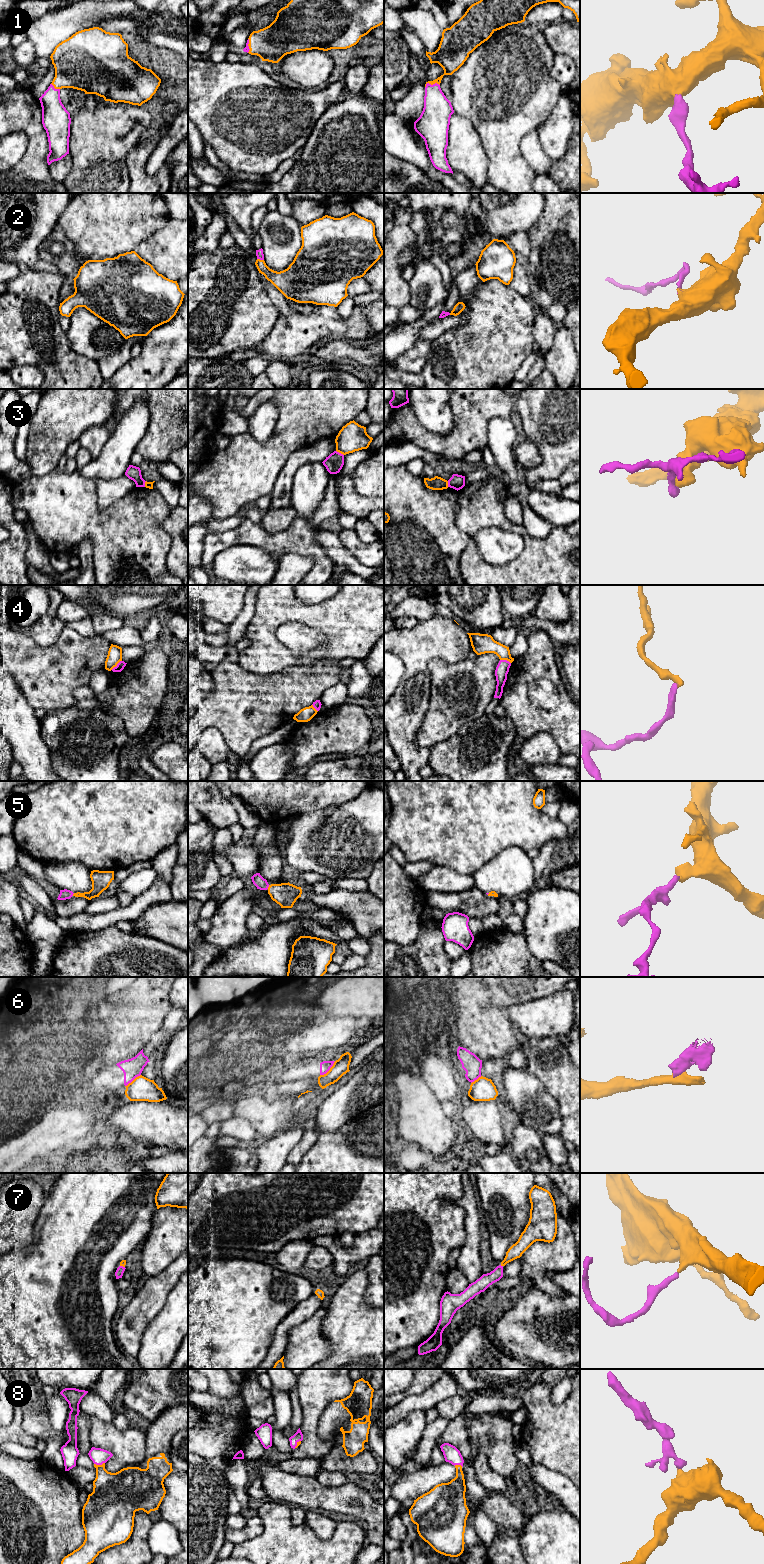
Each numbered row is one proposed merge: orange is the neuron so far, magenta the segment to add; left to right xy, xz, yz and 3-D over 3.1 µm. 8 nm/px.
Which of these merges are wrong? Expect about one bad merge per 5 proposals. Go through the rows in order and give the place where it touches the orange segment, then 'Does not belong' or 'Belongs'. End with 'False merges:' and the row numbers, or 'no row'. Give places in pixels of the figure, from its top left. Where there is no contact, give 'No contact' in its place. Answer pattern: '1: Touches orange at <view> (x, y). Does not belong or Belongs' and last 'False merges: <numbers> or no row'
1: Touches orange at yz (431, 84). Belongs
2: Touches orange at xz (259, 259). Belongs
3: Touches orange at xz (340, 452). Does not belong
4: Touches orange at xy (116, 665). Does not belong
5: Touches orange at xz (268, 887). Belongs
6: Touches orange at xz (329, 1070). Does not belong
7: Touches orange at xy (122, 1265). Belongs
8: Touches orange at xy (99, 1465). Belongs
False merges: 3, 4, 6

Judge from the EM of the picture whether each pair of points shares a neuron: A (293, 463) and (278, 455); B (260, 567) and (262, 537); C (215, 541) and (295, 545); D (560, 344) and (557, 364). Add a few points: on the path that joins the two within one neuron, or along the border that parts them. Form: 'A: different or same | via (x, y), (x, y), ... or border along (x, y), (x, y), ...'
A: different | border along (305, 446), (295, 449), (290, 454), (275, 481)
B: different | border along (238, 544), (253, 544), (271, 552)
C: same | via (235, 537), (259, 537), (265, 541), (275, 541)
D: same | via (560, 349), (560, 359)

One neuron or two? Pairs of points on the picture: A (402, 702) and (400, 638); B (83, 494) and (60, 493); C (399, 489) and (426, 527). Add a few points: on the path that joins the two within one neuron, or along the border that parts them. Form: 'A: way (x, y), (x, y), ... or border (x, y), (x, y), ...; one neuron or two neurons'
A: way (412, 686), (412, 654); one neuron
B: way (77, 495), (66, 495); one neuron
C: way (405, 498), (420, 518); one neuron

